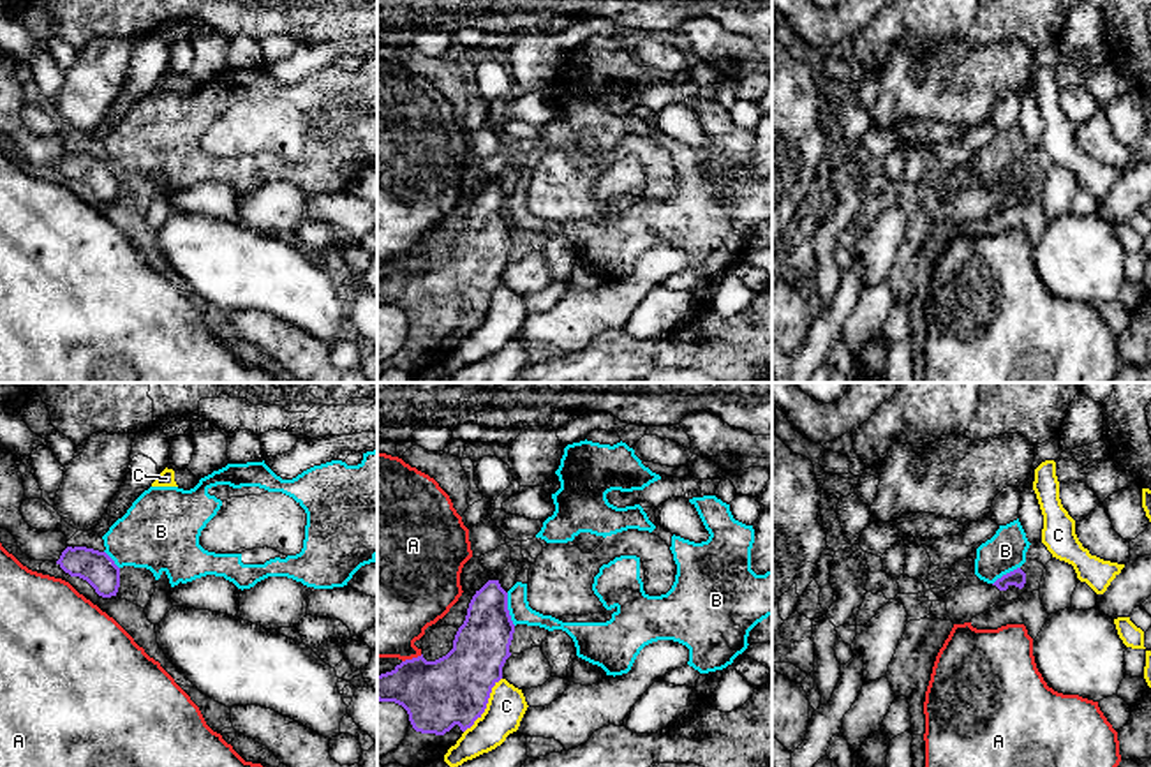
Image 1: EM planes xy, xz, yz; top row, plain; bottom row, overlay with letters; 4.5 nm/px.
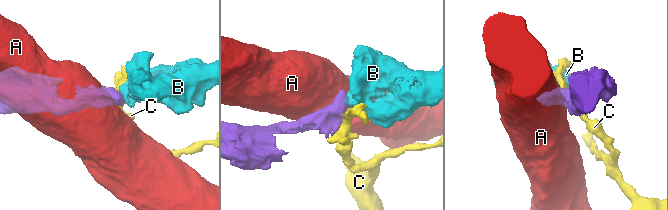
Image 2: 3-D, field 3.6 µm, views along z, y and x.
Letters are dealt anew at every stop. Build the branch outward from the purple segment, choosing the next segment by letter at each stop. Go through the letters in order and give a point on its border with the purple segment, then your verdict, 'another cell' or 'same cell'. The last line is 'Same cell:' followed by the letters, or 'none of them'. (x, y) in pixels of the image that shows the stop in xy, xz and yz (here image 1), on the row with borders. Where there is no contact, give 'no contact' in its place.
A: meets purple in xz at (411, 660); another cell
B: meets purple in xz at (506, 609); another cell
C: meets purple in xz at (485, 706); another cell
Same cell: none of them

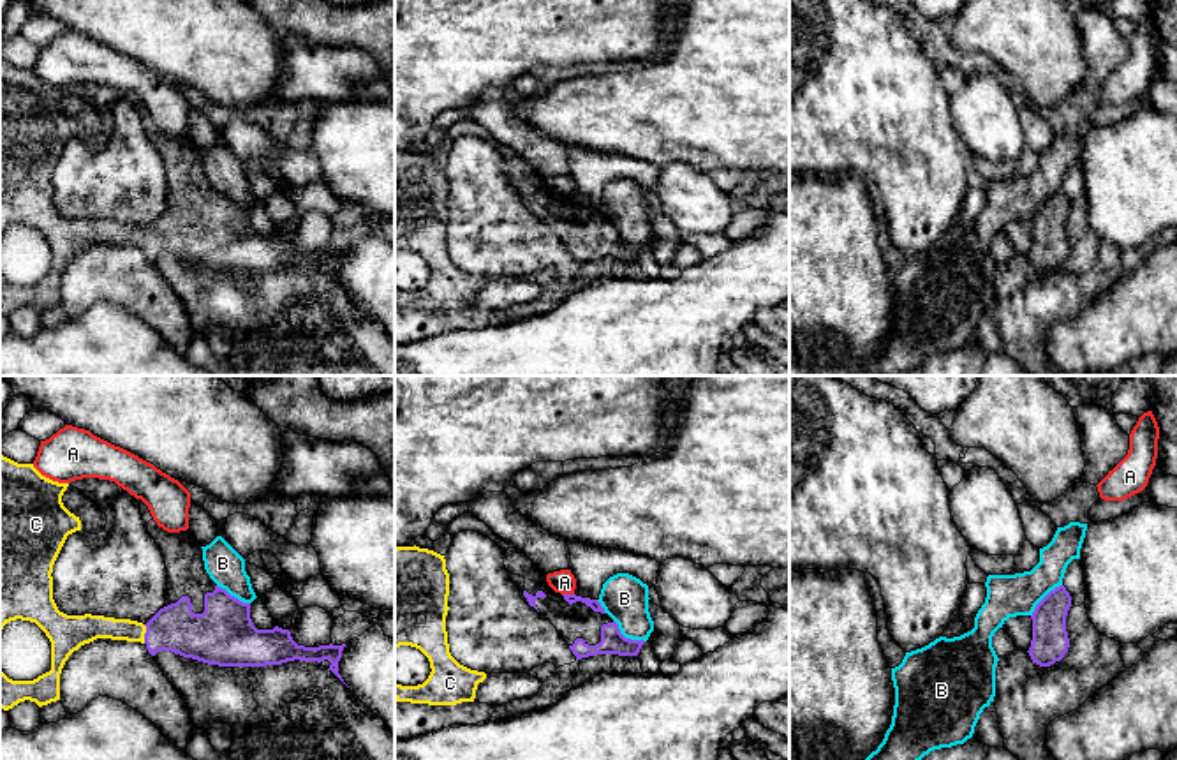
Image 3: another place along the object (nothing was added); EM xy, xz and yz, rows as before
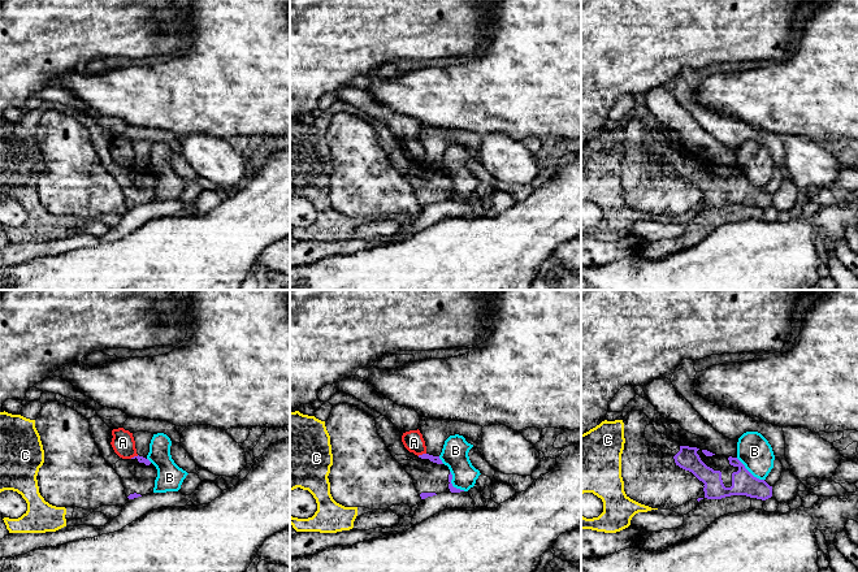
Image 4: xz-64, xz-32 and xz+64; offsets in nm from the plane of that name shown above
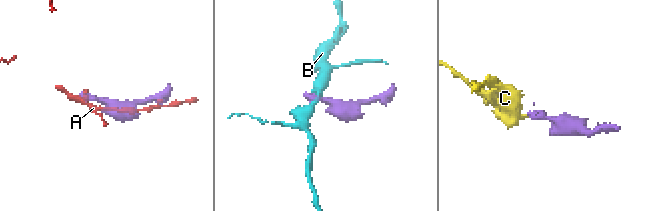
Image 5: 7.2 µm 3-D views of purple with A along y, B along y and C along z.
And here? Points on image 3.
A: meets purple in xz at (568, 595); another cell
B: meets purple in xz at (628, 639); another cell
C: meets purple in xy at (145, 633); same cell
Same cell: C

